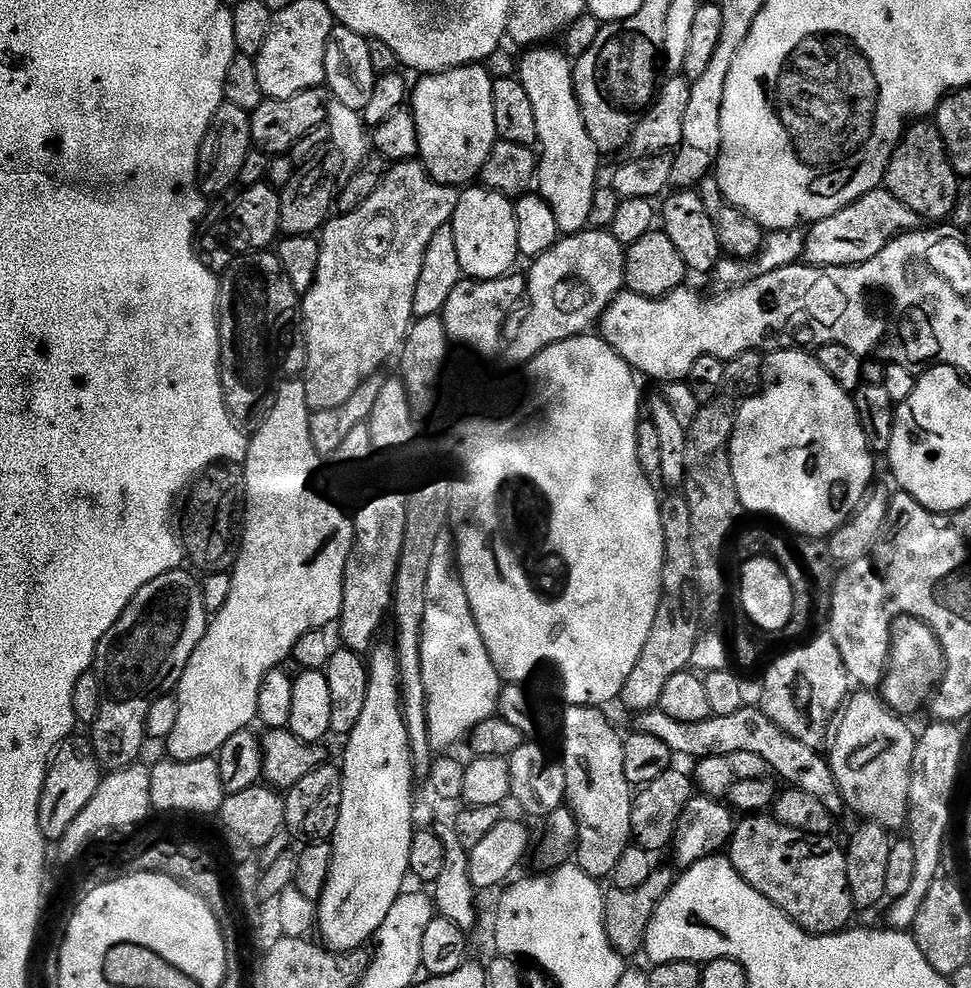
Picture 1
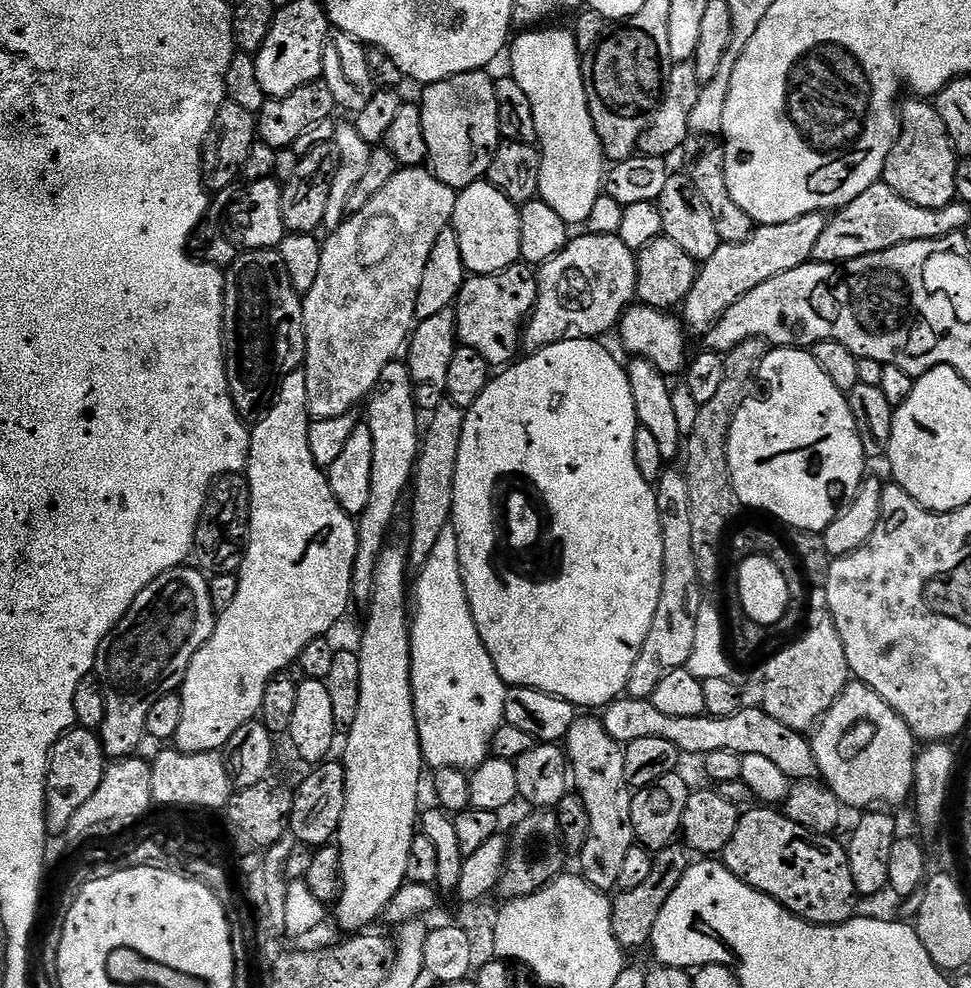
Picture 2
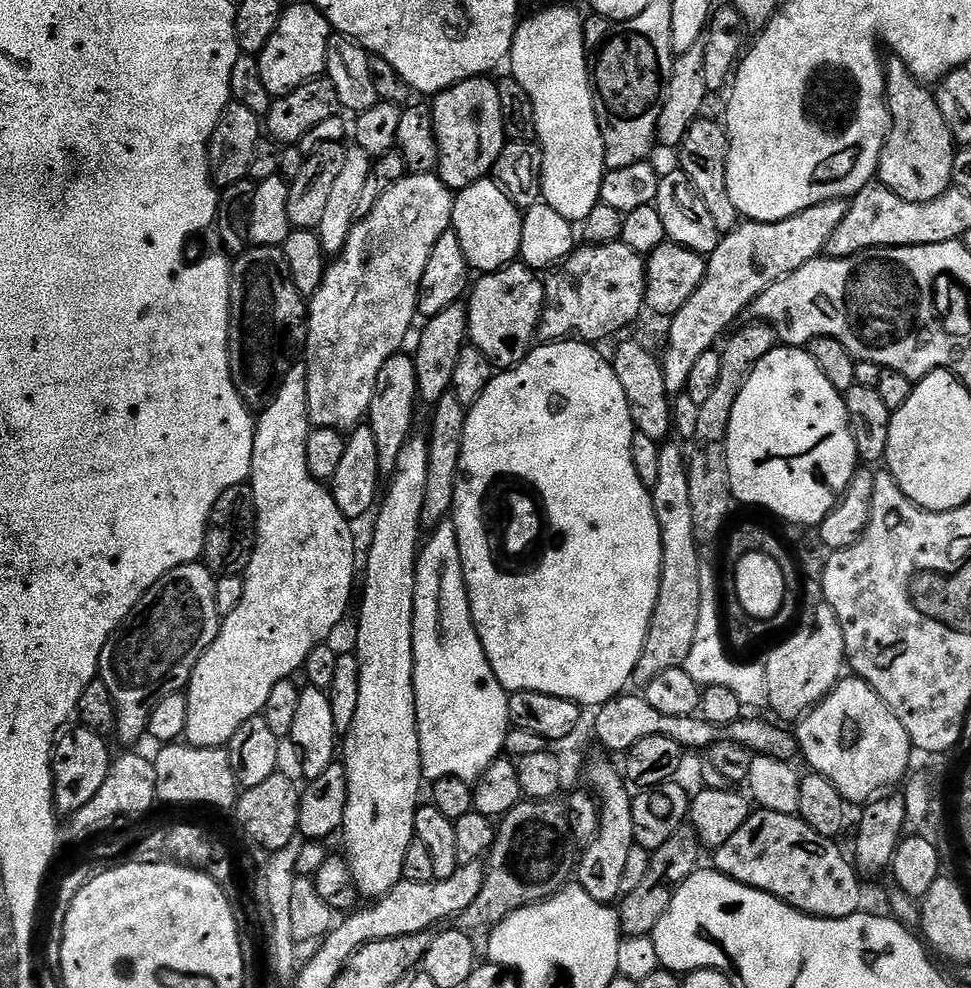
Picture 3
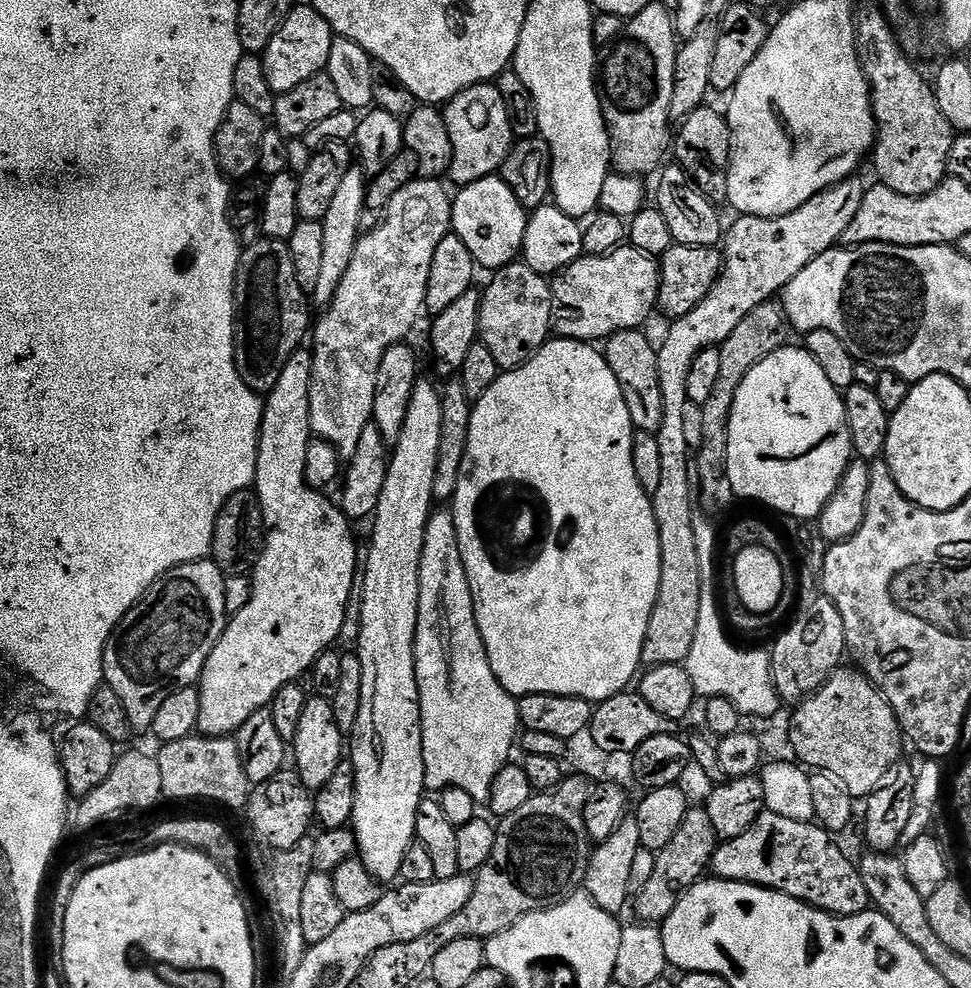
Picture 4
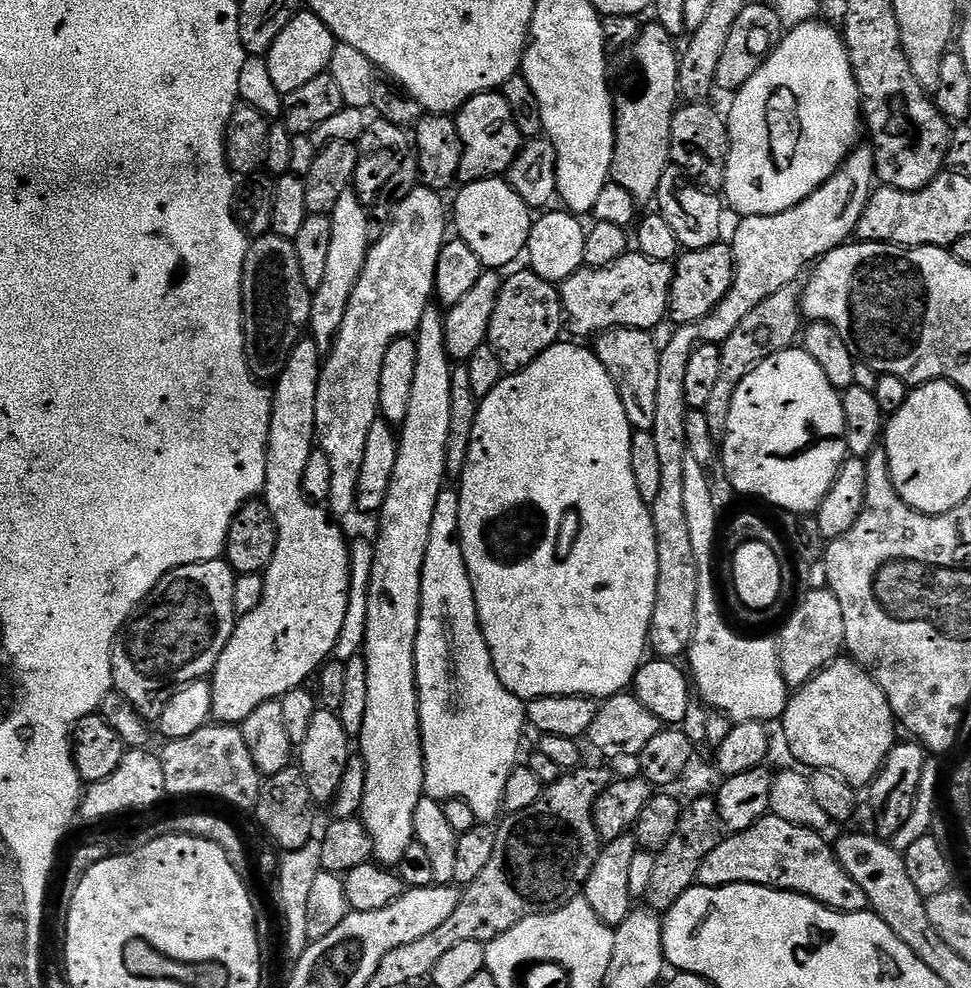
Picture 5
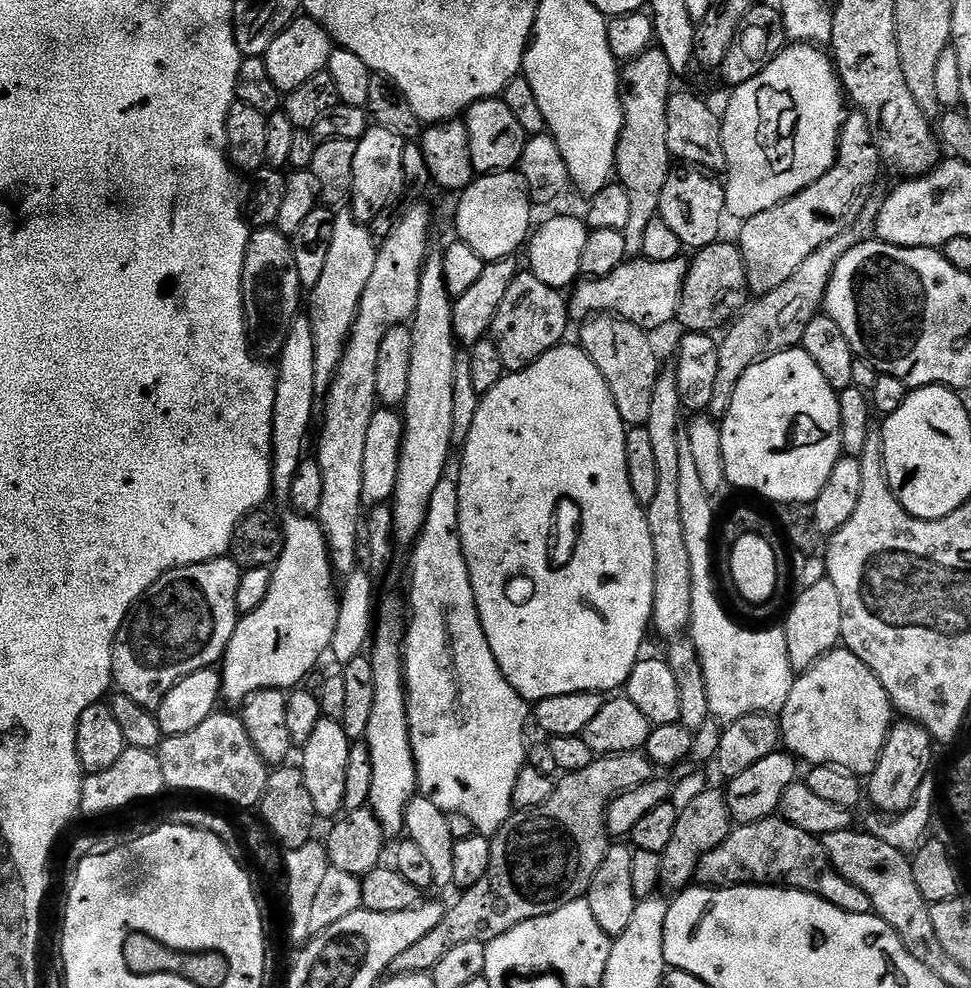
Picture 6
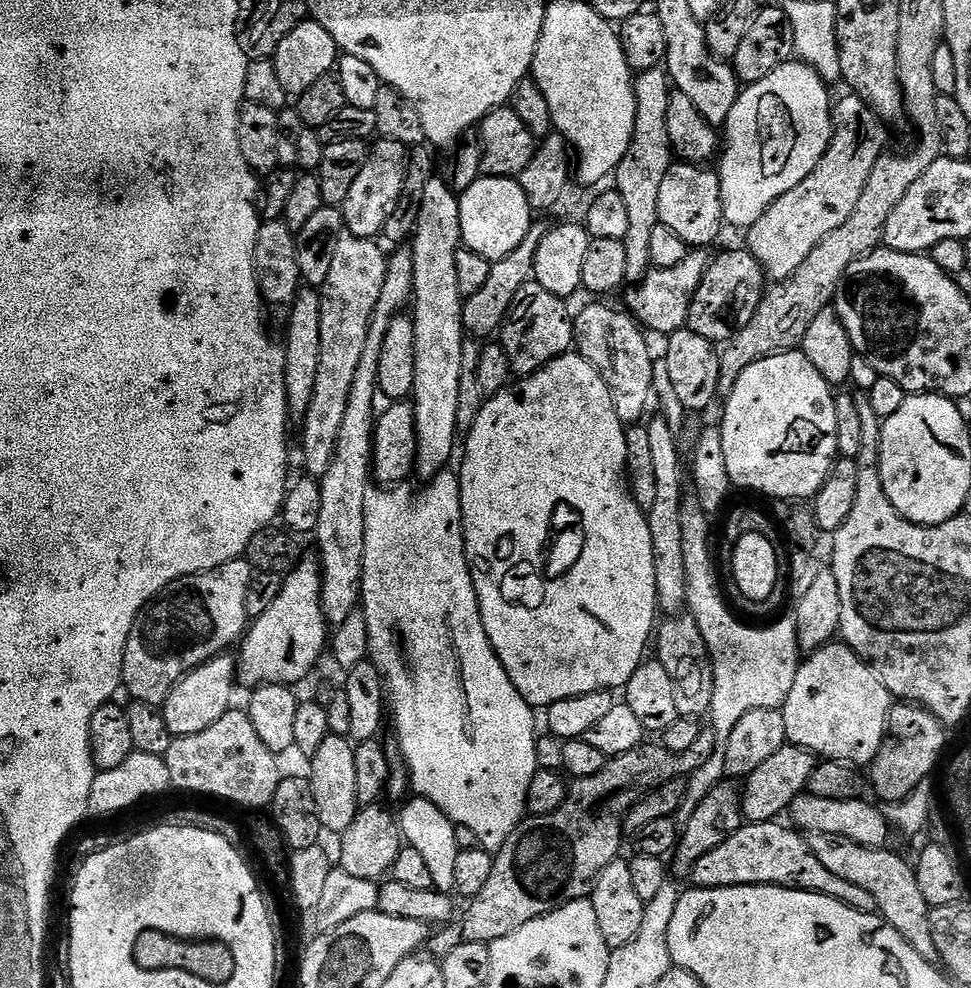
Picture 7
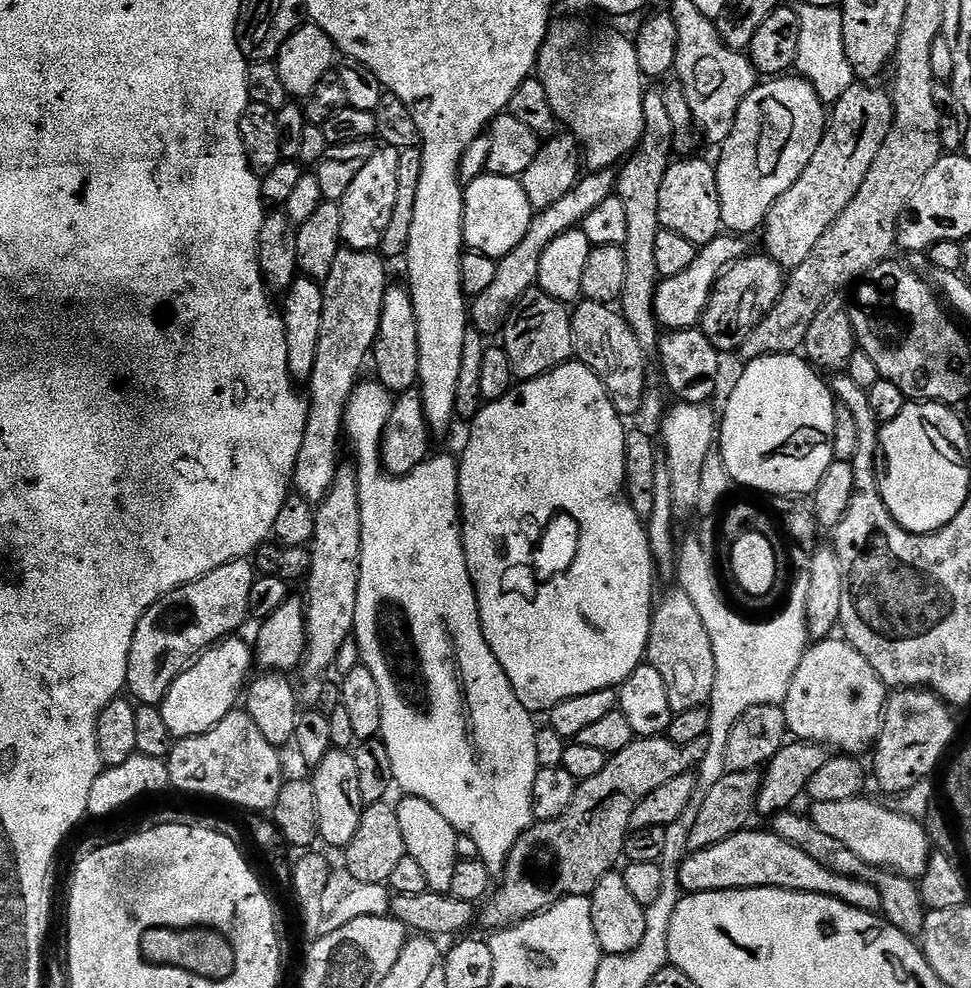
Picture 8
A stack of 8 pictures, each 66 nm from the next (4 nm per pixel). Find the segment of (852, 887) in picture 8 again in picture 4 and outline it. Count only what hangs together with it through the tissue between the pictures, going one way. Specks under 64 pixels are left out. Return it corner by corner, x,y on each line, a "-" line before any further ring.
765,810
753,822
750,830
746,830
746,834
738,834
738,838
725,840
717,847
712,855
710,872
713,877
722,880
737,880
739,884
759,884
762,888
772,888
831,916
857,916
869,911
868,891
862,883
859,867
853,861
851,864
847,854
832,840
835,840
833,833
827,832
819,823
782,818
782,814

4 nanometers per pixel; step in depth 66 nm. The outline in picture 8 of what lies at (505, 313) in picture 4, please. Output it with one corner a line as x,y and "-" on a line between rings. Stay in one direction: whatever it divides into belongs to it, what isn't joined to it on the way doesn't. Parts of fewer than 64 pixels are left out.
533,290
521,296
514,306
510,318
504,323
502,339
506,354
510,354
510,366
514,366
517,381
532,380
573,359
572,312
561,300

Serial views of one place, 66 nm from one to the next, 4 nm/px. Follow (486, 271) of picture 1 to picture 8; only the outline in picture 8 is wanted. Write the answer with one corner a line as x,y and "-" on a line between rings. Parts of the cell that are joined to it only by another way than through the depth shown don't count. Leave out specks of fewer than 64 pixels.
485,174
464,188
464,243
499,262
526,238
534,209
523,183
515,176

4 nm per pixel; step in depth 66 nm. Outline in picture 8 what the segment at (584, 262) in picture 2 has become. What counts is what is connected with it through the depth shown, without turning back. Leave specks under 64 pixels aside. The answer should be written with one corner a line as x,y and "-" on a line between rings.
736,234
715,236
713,240
697,251
694,263
686,270
682,270
682,274
665,276
661,279
660,283
656,285
656,297
654,298
656,320
659,322
661,329
694,328
699,325
702,314
708,305
710,294
720,280
720,275
735,260
740,260
742,257
749,255
750,248
744,240
747,239

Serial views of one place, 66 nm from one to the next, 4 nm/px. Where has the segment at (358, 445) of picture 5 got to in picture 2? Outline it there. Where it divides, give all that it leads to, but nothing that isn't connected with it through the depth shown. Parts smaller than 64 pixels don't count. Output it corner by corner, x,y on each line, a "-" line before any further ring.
401,167
400,171
394,174
394,178
390,178
390,182
386,182
386,186
382,186
382,190
378,190
378,194
374,194
374,198
370,202
366,202
366,206
362,206
362,210
351,213
340,225
327,233
328,240
323,241
324,249
322,250
322,262
318,269
318,279
315,280
314,287
309,292
303,293
302,296
304,302
304,334
302,337
304,363
302,370
306,374
308,415
313,421
331,422
337,420
339,416
349,415
355,404
363,405
375,390
382,370
386,370
386,366
399,357
396,356
399,352
401,355
402,349
410,339
410,333
416,320
418,290
422,286
422,274
426,274
426,262
430,262
430,250
434,250
434,242
438,242
438,234
442,234
442,230
449,228
452,223
457,195
457,189
446,186
440,179
432,175
427,167

